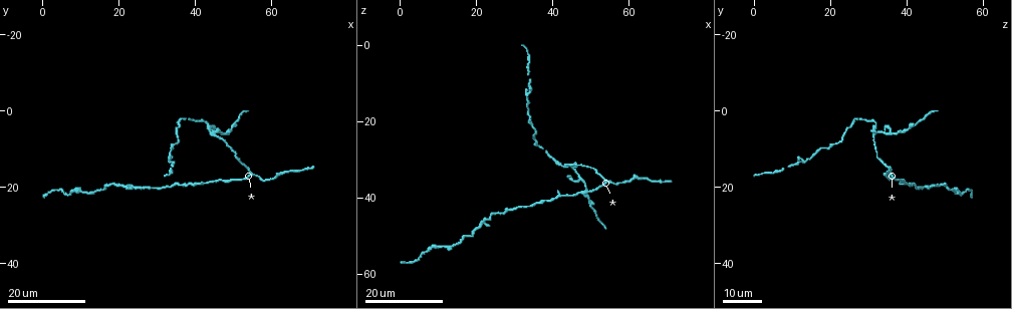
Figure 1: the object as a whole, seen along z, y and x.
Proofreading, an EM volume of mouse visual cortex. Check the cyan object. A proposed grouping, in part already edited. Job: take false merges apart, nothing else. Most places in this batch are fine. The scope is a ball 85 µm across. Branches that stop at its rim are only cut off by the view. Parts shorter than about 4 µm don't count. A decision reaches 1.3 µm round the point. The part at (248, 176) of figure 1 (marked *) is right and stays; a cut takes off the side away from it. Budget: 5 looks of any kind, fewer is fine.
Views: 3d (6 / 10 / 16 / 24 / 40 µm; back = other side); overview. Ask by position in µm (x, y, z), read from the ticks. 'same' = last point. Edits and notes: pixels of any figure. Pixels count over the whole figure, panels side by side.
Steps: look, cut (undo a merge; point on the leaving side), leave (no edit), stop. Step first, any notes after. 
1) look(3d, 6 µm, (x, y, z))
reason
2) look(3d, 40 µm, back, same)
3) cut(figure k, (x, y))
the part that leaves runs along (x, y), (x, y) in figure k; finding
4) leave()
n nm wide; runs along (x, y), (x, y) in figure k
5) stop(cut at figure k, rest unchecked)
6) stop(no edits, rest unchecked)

look(3d, 16 µm, (21.0, 19.5, 47.0))
small branch off a trunk

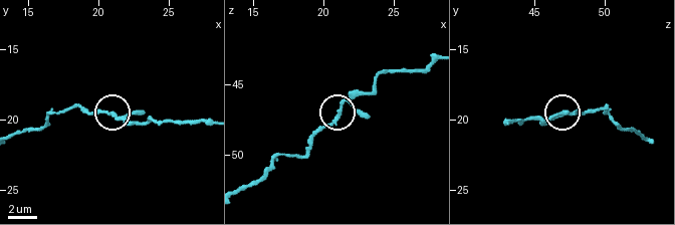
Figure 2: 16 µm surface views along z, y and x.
look(3d, 10 µm, (21.4, 19.6, 46.8))

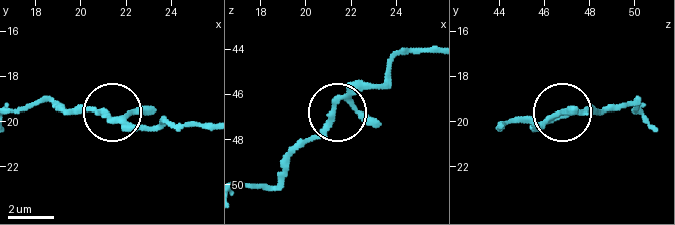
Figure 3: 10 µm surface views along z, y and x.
leave()
3 arms; all the same cell

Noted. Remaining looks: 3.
look(3d, 16 µm, (46.5, 17.5, 38.5))
sudden change in width

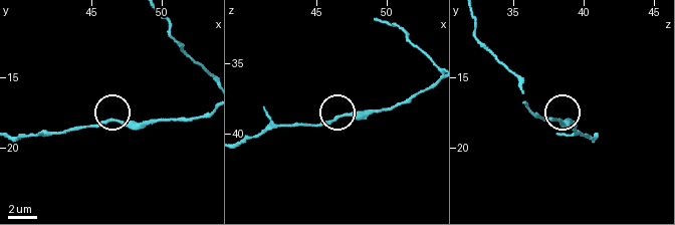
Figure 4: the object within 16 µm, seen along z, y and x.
look(3d, 6 µm, (46.6, 18.0, 38.8))
zoom in

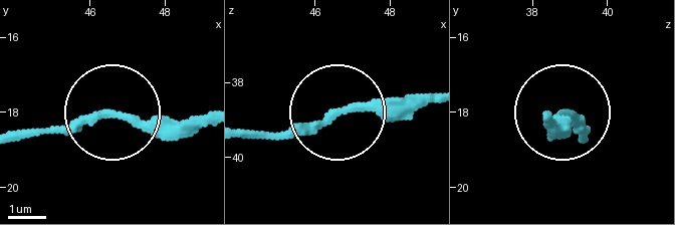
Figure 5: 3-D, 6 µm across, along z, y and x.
leave()
runs along (203, 119), (106, 108), (20, 129) in figure 5; continuous, no second cell

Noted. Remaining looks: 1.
stop(no edits, rest unchecked)

